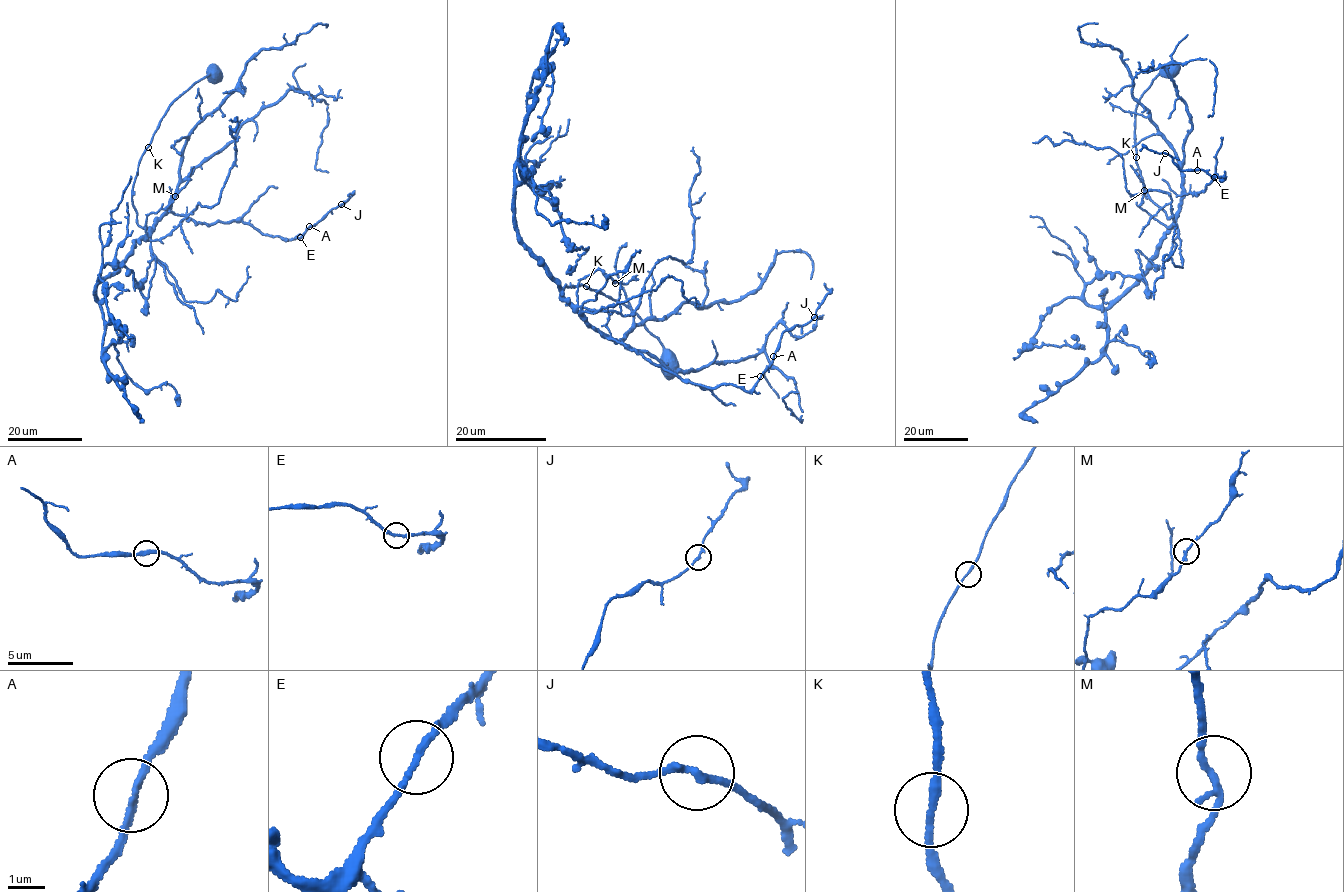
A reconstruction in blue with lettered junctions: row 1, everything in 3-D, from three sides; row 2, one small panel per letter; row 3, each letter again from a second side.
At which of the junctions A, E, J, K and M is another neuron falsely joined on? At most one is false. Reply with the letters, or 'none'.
none

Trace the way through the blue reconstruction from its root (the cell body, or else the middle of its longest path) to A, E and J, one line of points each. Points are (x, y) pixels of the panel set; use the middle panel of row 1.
A: (671, 366), (633, 310), (581, 284), (564, 287), (566, 304), (606, 338), (684, 380), (749, 391), (773, 356)
E: (671, 366), (633, 310), (581, 284), (564, 287), (566, 304), (606, 338), (684, 380), (749, 391), (760, 376)
J: (671, 366), (633, 310), (564, 287), (566, 304), (606, 338), (712, 388), (749, 391), (781, 334), (814, 317)

